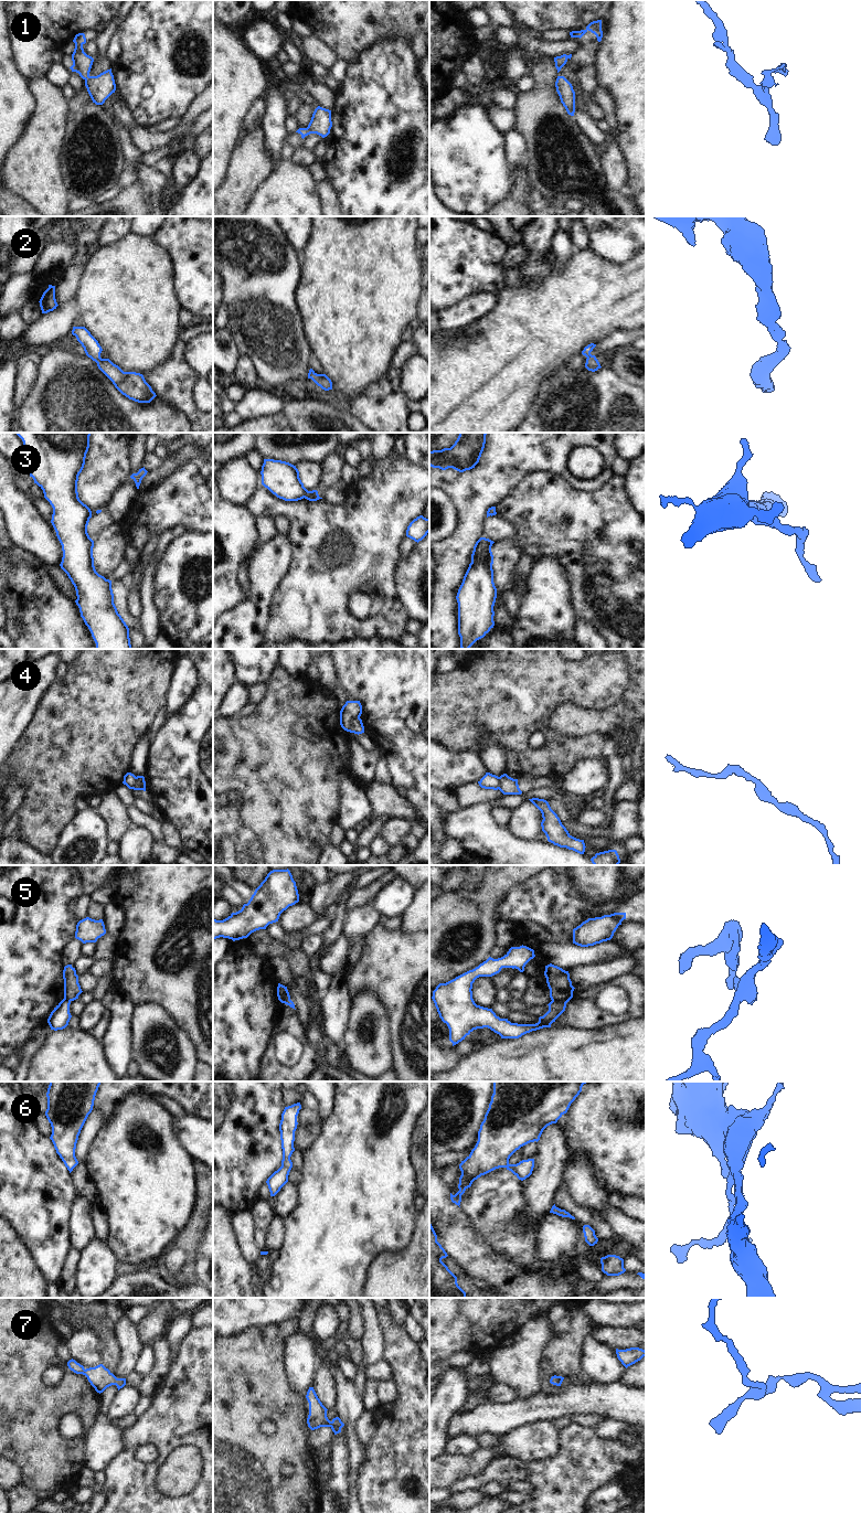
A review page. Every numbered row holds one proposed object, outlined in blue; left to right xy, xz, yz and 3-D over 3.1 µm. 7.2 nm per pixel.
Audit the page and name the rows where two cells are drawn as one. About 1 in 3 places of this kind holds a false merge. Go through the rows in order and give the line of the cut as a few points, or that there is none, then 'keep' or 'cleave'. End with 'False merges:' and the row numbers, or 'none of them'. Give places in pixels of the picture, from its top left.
1: no cut; keep
2: no cut; keep
3: no cut; keep
4: cut in xz along (359, 716), (351, 720), (349, 731); cleave
5: cut in yz along (552, 1000), (565, 1003); cleave
6: no cut; keep
7: no cut; keep
False merges: 4, 5

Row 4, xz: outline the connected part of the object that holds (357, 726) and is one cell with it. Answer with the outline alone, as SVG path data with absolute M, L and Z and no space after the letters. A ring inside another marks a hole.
M355 717L351 720L350 733L354 733L358 735L364 733L364 726L360 717Z

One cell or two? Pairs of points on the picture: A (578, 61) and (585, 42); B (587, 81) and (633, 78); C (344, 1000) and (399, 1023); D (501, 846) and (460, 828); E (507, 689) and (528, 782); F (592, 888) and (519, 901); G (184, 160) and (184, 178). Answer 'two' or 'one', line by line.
A: one
B: two
C: two
D: one
E: two
F: two
G: one

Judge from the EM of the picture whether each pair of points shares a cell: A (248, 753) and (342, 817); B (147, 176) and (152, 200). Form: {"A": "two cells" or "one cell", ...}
{"A": "two cells", "B": "one cell"}

